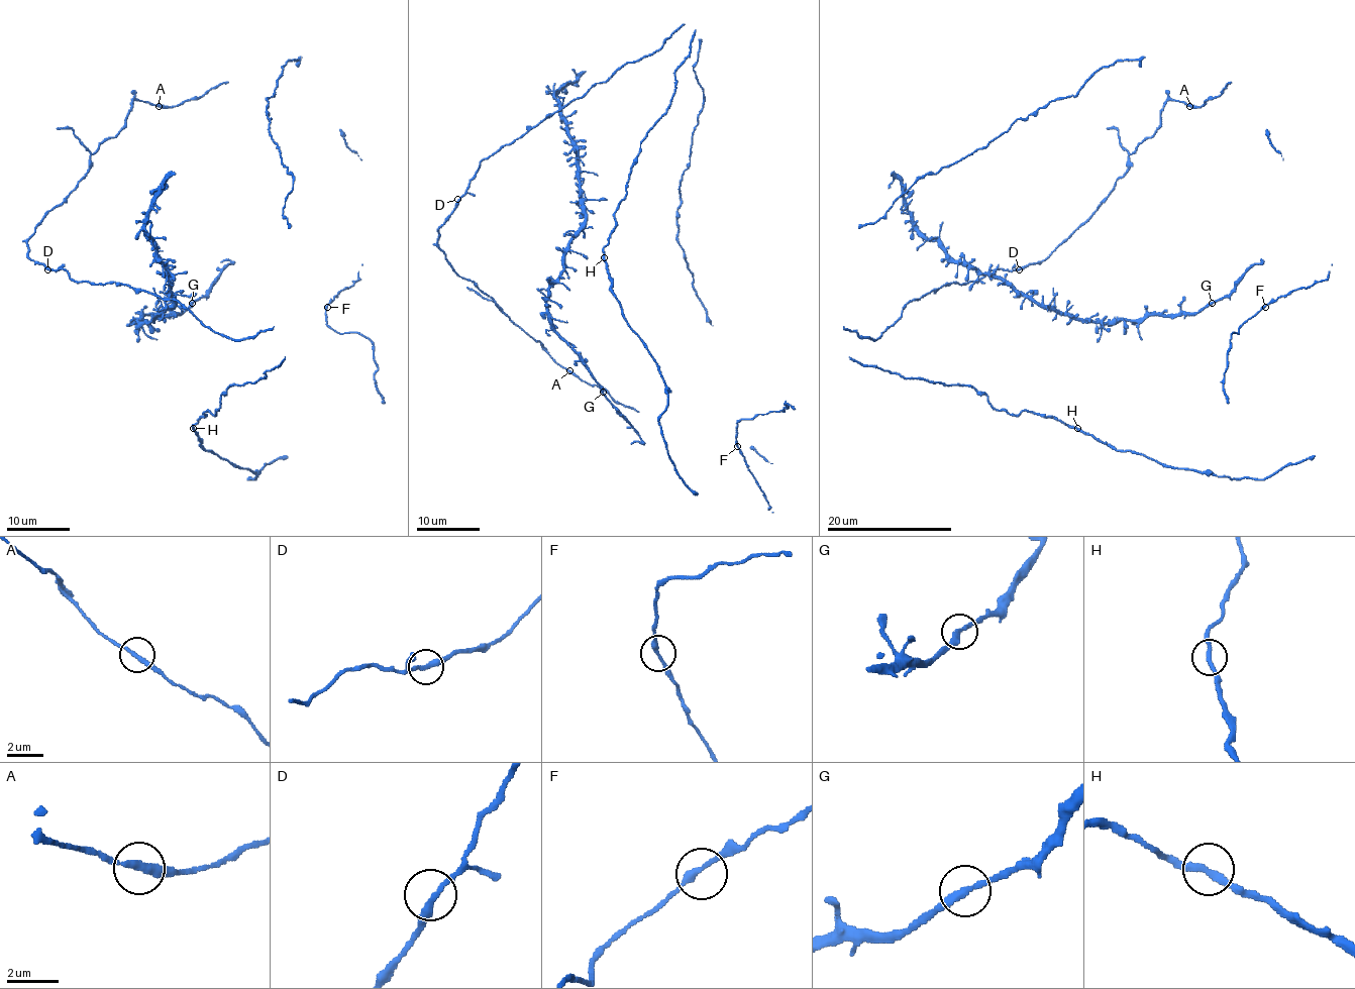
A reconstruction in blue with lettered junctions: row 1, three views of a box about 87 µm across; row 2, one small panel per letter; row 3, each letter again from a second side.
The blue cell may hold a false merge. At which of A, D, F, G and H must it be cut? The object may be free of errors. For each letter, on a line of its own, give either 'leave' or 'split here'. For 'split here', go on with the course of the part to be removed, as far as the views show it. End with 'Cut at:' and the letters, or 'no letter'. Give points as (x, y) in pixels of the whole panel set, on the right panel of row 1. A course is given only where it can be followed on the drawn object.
A: leave
D: leave
F: leave
G: leave
H: leave
Cut at: no letter

